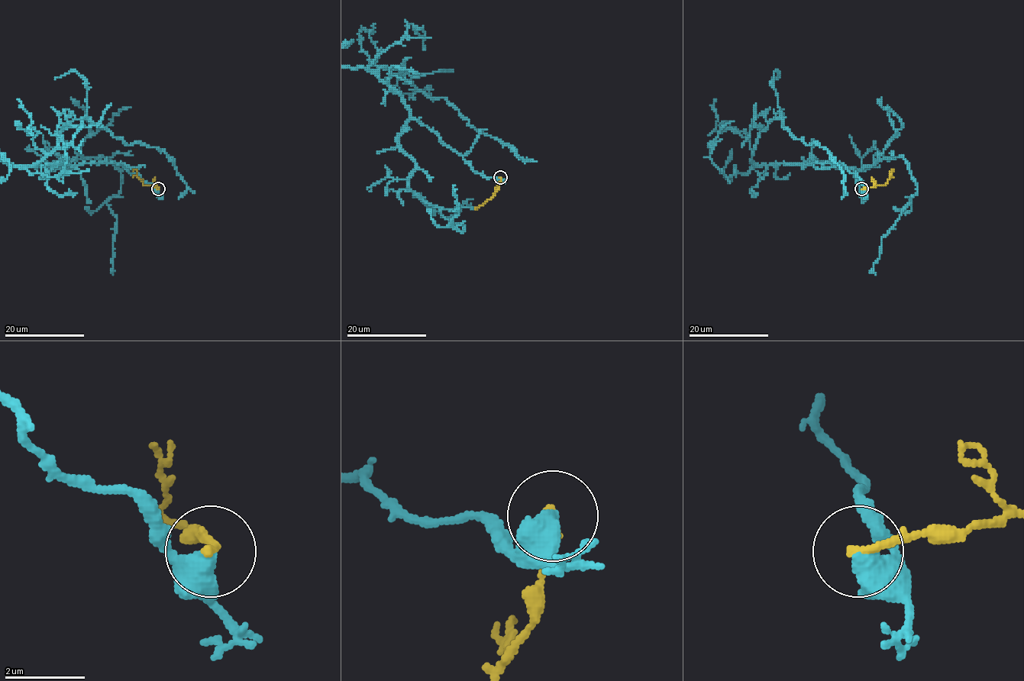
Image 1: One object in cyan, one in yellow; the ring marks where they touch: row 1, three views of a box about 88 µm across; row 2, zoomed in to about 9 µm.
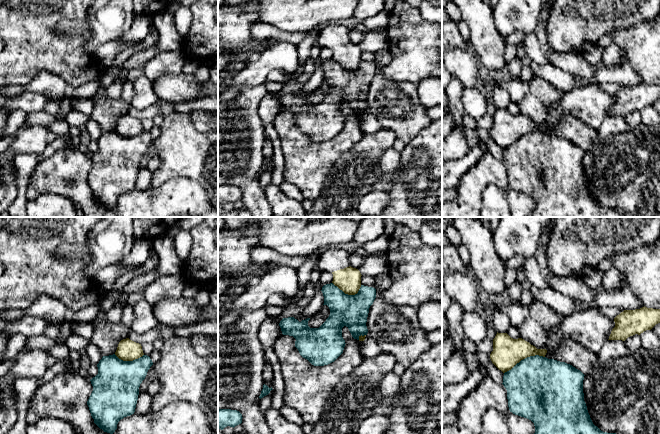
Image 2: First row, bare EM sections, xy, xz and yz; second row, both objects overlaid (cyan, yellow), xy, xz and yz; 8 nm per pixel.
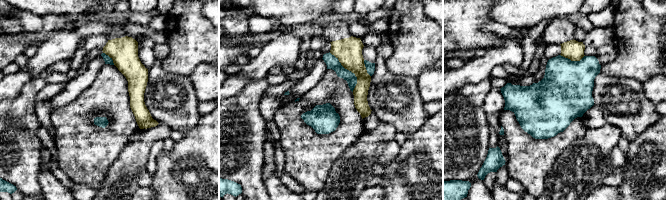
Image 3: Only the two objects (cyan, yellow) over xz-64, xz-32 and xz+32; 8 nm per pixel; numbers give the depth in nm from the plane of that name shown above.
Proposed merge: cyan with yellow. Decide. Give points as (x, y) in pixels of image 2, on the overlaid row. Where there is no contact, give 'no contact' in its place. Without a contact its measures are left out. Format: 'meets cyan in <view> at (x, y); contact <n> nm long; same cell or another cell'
meets cyan in yz at (525, 358); contact 360 nm long; another cell

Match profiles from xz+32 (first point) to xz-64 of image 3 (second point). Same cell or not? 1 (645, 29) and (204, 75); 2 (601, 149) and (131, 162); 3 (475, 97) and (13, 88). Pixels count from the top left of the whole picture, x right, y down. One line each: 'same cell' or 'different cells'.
1: different cells
2: same cell
3: different cells

